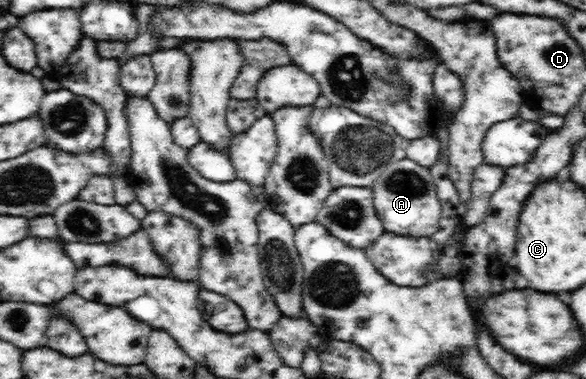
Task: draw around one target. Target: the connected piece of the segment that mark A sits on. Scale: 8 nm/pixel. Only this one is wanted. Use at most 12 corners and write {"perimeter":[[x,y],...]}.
{"perimeter":[[392,162],[370,188],[385,232],[437,232],[428,167]]}

